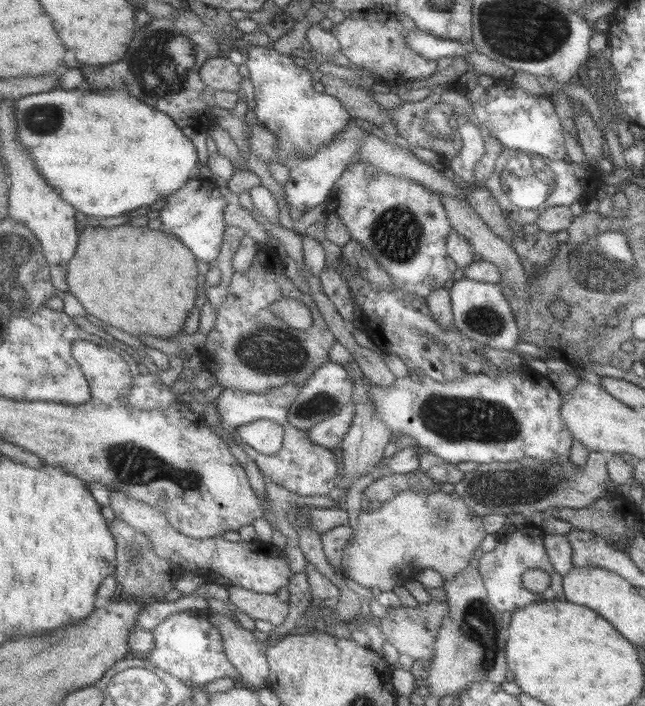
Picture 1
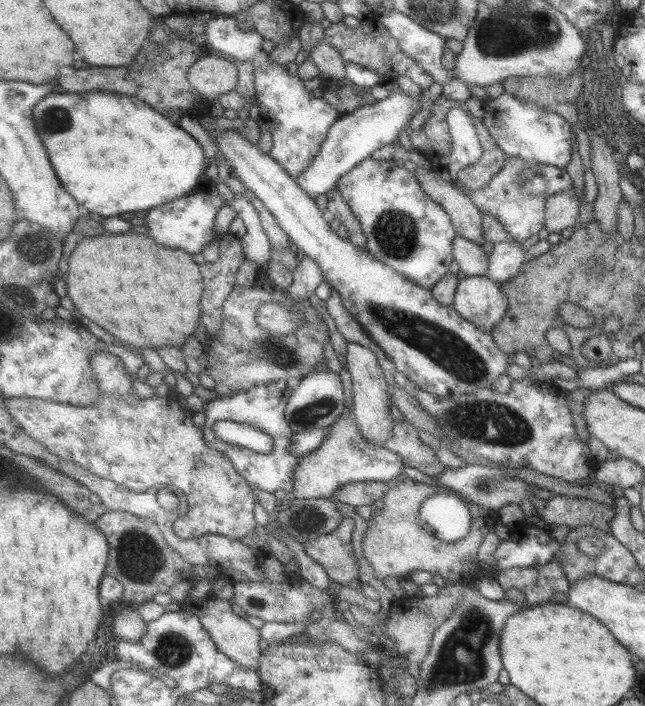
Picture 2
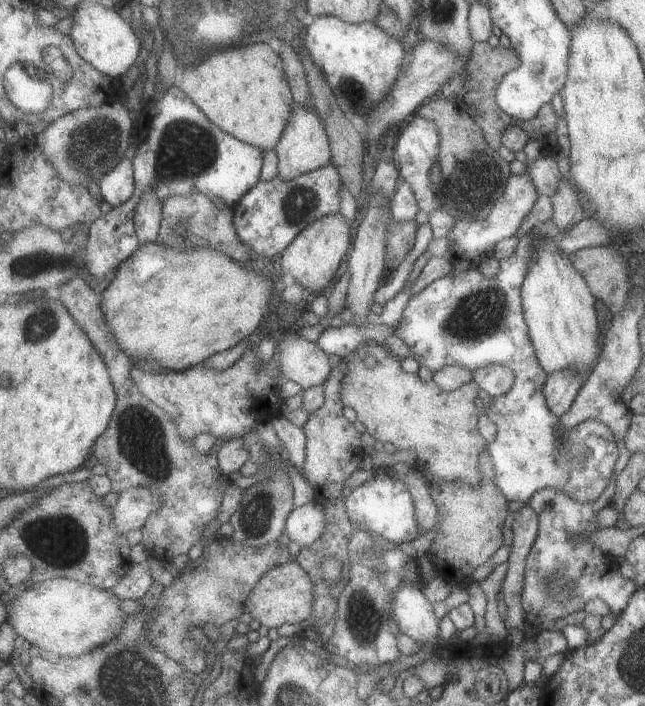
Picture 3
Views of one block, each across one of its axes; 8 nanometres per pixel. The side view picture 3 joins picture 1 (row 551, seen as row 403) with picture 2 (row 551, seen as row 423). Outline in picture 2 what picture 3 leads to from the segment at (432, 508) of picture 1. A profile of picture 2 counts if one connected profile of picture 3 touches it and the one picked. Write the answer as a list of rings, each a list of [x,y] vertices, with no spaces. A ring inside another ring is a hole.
[[[405,474],[403,476],[397,476],[393,482],[391,482],[391,488],[389,488],[389,494],[385,496],[385,508],[379,510],[377,514],[373,514],[369,520],[367,520],[367,534],[363,536],[363,542],[361,542],[361,550],[363,550],[363,558],[369,562],[371,570],[373,570],[373,576],[377,580],[385,580],[385,578],[397,578],[397,580],[403,580],[407,578],[411,572],[415,570],[427,570],[431,574],[437,574],[443,578],[443,582],[447,586],[461,586],[461,584],[475,584],[479,572],[475,572],[477,568],[477,548],[481,546],[487,530],[491,530],[497,522],[499,522],[499,512],[495,510],[489,510],[489,508],[481,508],[481,506],[469,506],[471,508],[471,530],[469,534],[459,540],[459,542],[445,542],[441,538],[437,538],[433,534],[433,530],[425,530],[421,524],[421,508],[425,504],[427,498],[431,496],[437,496],[437,492],[441,492],[439,486],[427,486],[427,484],[421,484],[421,482],[413,482],[411,478],[407,478]]]

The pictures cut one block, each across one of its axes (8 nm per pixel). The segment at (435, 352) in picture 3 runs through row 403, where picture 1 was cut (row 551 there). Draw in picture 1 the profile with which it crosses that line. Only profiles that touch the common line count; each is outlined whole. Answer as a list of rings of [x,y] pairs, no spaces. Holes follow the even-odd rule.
[[[525,526],[521,530],[515,528],[515,532],[511,532],[507,536],[499,536],[497,546],[495,546],[493,552],[477,554],[477,556],[479,556],[479,568],[477,570],[481,572],[481,578],[485,582],[489,602],[499,610],[499,614],[503,614],[503,612],[515,614],[517,610],[525,608],[527,604],[539,602],[539,600],[553,600],[553,598],[555,600],[565,600],[563,598],[565,592],[561,590],[561,574],[557,574],[555,568],[551,566],[551,560],[547,560],[549,554],[547,554],[547,550],[543,546],[543,536],[539,536],[535,526]],[[529,568],[541,568],[541,570],[545,570],[551,576],[551,584],[549,584],[549,588],[543,594],[529,592],[527,588],[523,588],[521,576]]]

